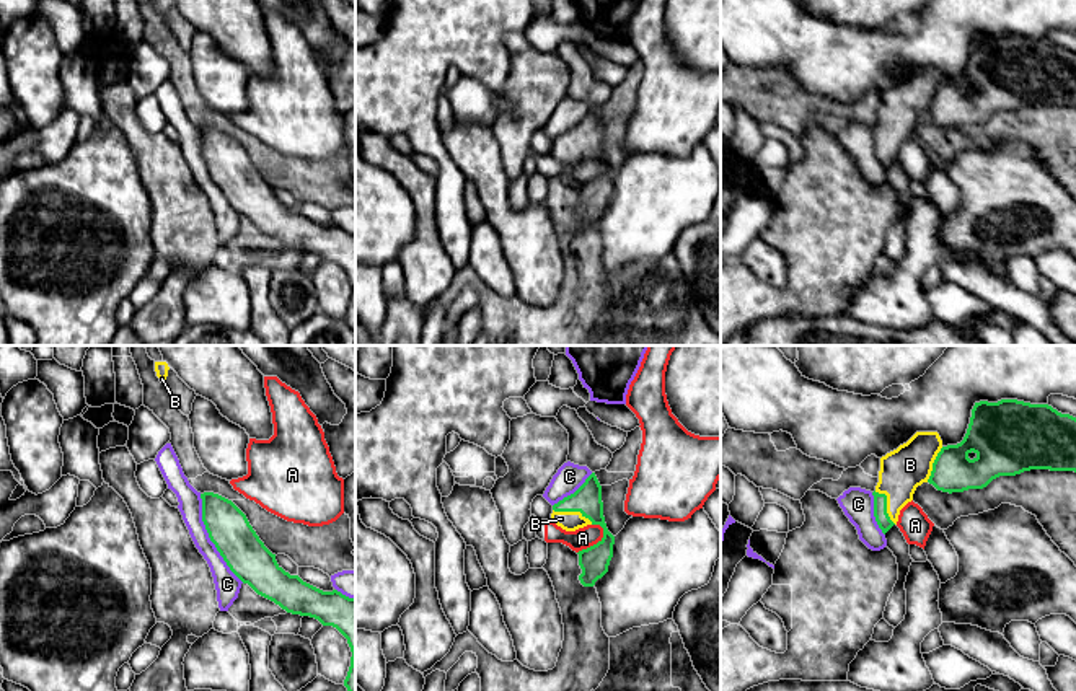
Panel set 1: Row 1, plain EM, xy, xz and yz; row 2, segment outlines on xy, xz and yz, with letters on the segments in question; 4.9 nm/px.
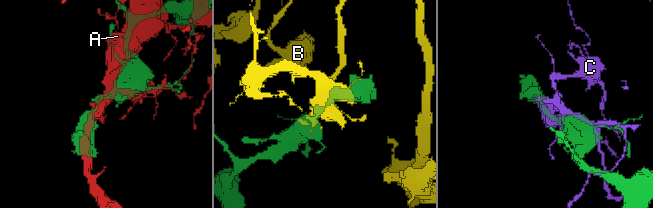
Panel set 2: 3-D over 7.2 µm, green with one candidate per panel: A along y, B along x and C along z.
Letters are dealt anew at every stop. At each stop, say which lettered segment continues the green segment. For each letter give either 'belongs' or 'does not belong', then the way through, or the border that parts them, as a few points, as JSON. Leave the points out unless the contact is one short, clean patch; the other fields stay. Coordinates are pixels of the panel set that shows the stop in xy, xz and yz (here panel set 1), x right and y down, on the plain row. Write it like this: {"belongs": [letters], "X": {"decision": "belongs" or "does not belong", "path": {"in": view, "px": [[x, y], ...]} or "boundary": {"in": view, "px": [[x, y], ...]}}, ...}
{"belongs": ["B"], "A": {"decision": "does not belong"}, "B": {"decision": "belongs"}, "C": {"decision": "does not belong"}}

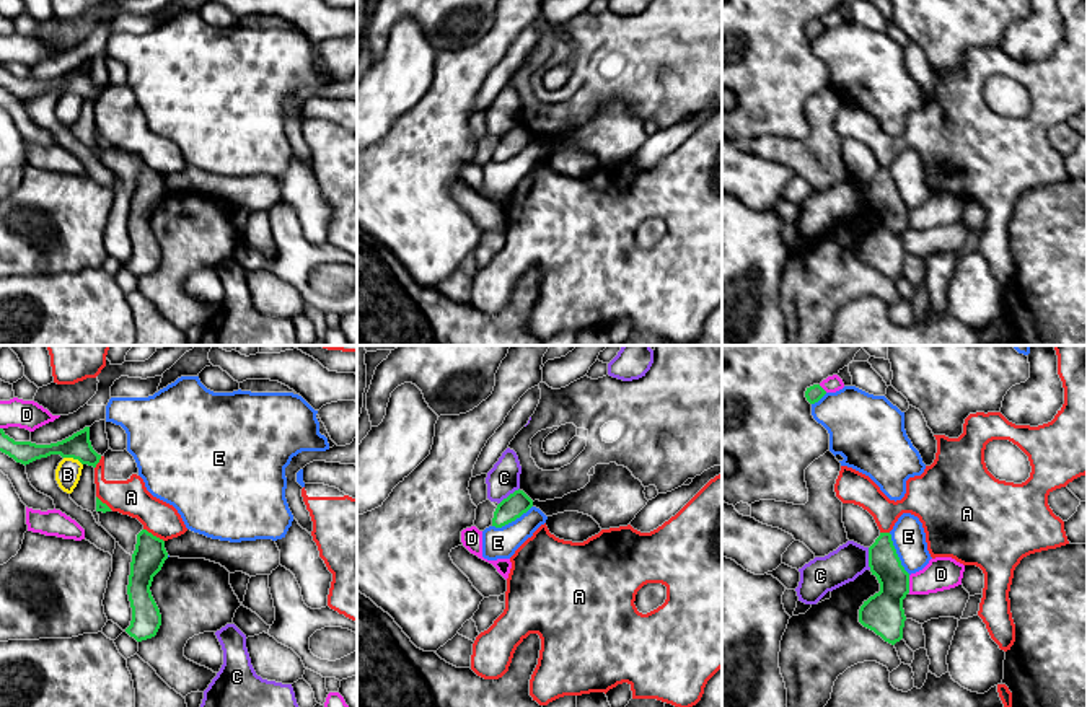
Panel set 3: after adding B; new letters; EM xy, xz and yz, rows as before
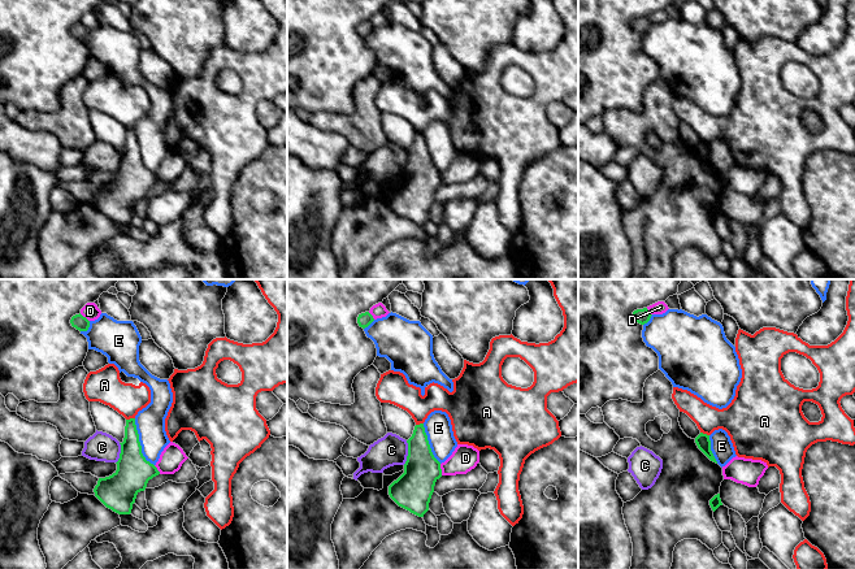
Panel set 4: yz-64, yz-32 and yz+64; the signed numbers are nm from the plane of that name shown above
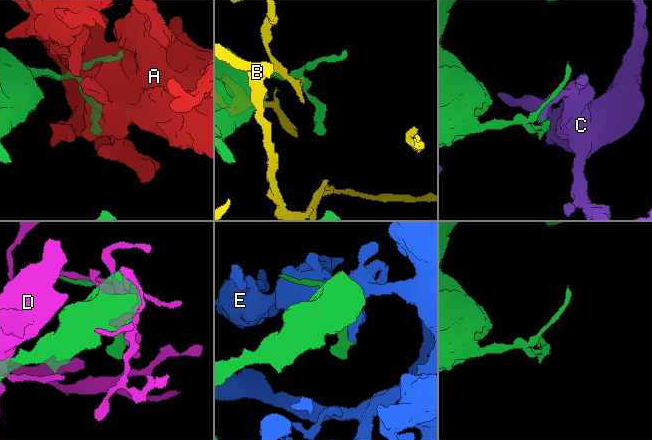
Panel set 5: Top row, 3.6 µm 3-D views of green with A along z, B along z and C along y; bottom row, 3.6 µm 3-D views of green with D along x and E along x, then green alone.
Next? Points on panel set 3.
{"belongs": [], "A": {"decision": "does not belong"}, "B": {"decision": "does not belong"}, "C": {"decision": "does not belong"}, "D": {"decision": "does not belong"}, "E": {"decision": "does not belong"}}

